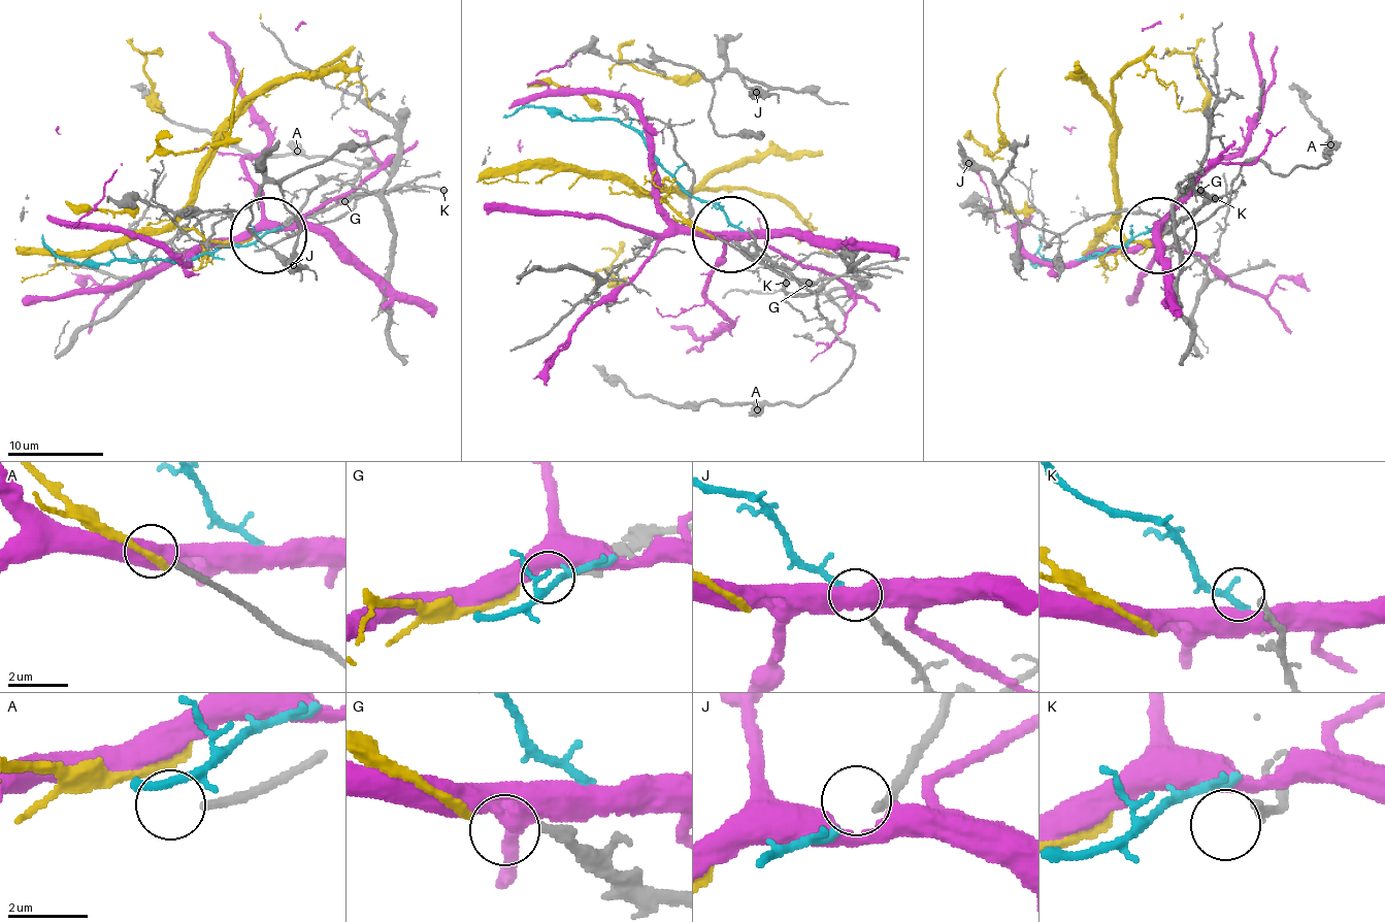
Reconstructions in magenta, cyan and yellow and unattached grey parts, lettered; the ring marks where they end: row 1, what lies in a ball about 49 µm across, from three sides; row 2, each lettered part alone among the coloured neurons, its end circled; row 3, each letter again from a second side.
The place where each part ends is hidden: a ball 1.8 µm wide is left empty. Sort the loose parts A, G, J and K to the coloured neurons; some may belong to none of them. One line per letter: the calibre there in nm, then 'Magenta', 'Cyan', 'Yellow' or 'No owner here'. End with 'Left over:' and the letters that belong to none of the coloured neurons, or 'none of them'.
A: Thickness 200 nm. No owner here
G: Thickness 280 nm. Yellow
J: Thickness 200 nm. Cyan
K: Thickness 220 nm. No owner here
Left over: A, K

